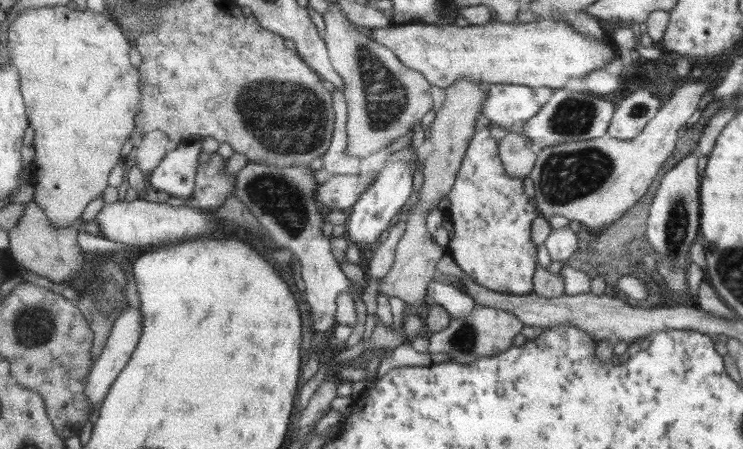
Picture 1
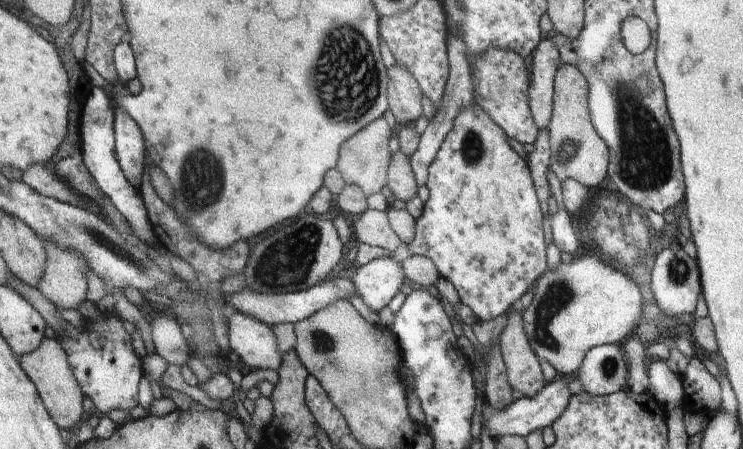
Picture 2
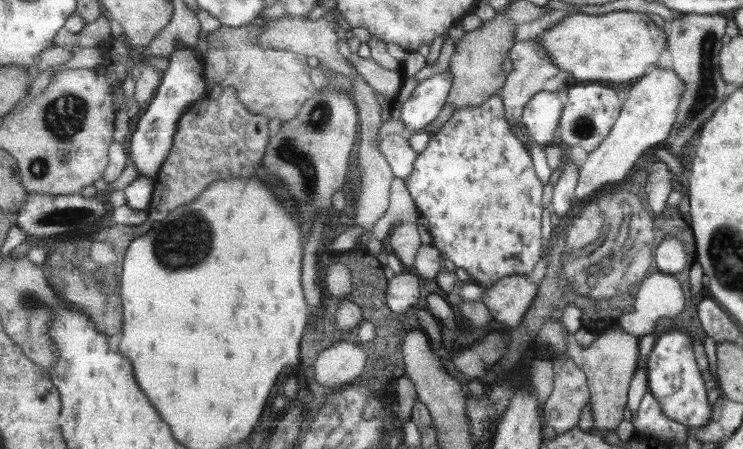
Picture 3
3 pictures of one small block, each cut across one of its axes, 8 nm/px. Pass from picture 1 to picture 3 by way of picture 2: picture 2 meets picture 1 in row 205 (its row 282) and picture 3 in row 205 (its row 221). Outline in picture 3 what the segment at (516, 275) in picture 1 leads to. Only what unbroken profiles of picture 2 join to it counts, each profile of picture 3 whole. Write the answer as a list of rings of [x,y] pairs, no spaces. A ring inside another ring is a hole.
[[[498,94],[487,97],[483,103],[471,107],[471,105],[463,105],[459,109],[455,109],[448,120],[441,126],[440,130],[430,135],[430,140],[423,151],[419,153],[419,158],[415,162],[415,171],[413,175],[406,181],[408,190],[415,200],[416,208],[421,216],[427,219],[430,224],[432,233],[432,245],[440,251],[449,262],[453,262],[453,266],[464,268],[473,280],[477,280],[481,287],[485,289],[495,284],[501,277],[509,275],[525,275],[532,271],[533,266],[545,252],[547,243],[542,240],[540,232],[539,220],[541,220],[541,190],[542,184],[535,178],[534,168],[531,164],[531,158],[527,149],[521,145],[513,134],[511,134],[510,126],[504,117],[503,100]]]

